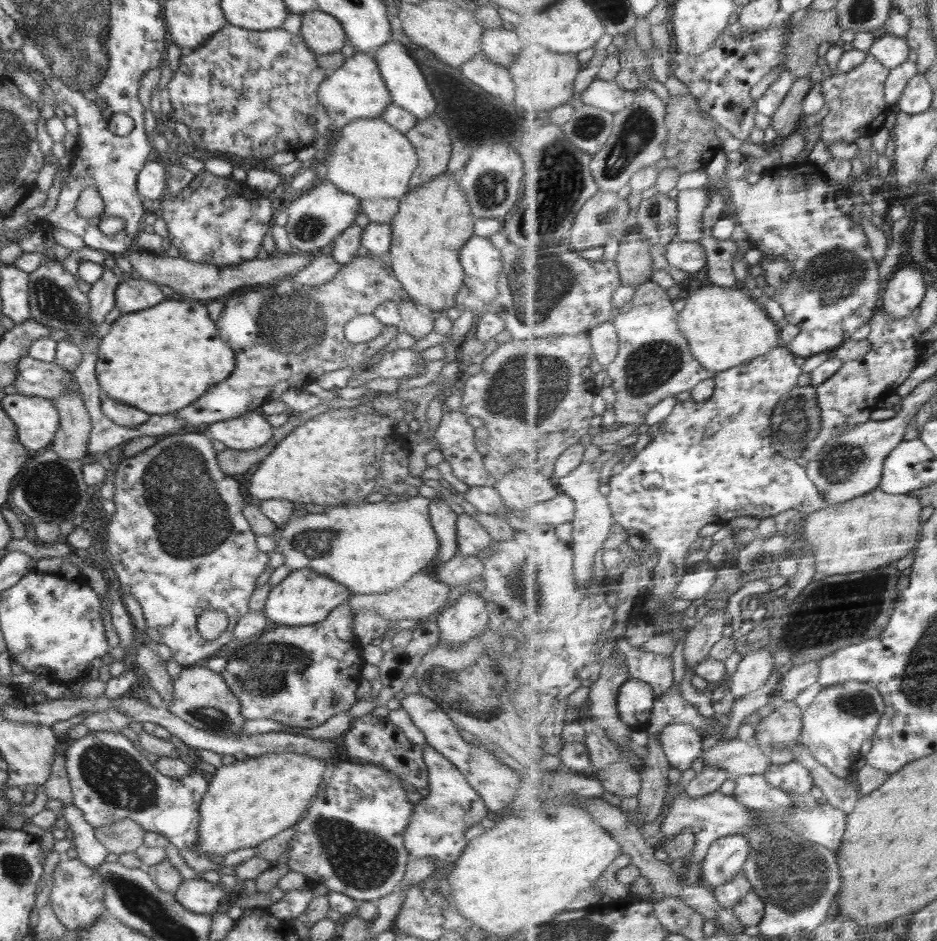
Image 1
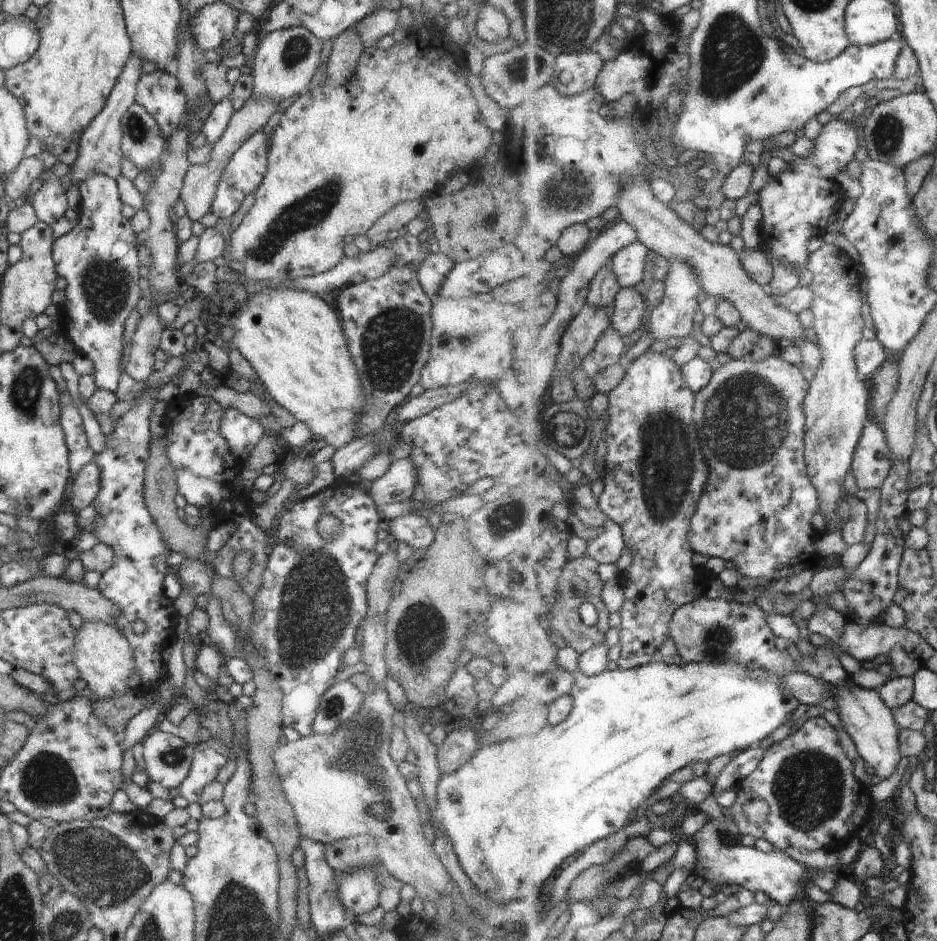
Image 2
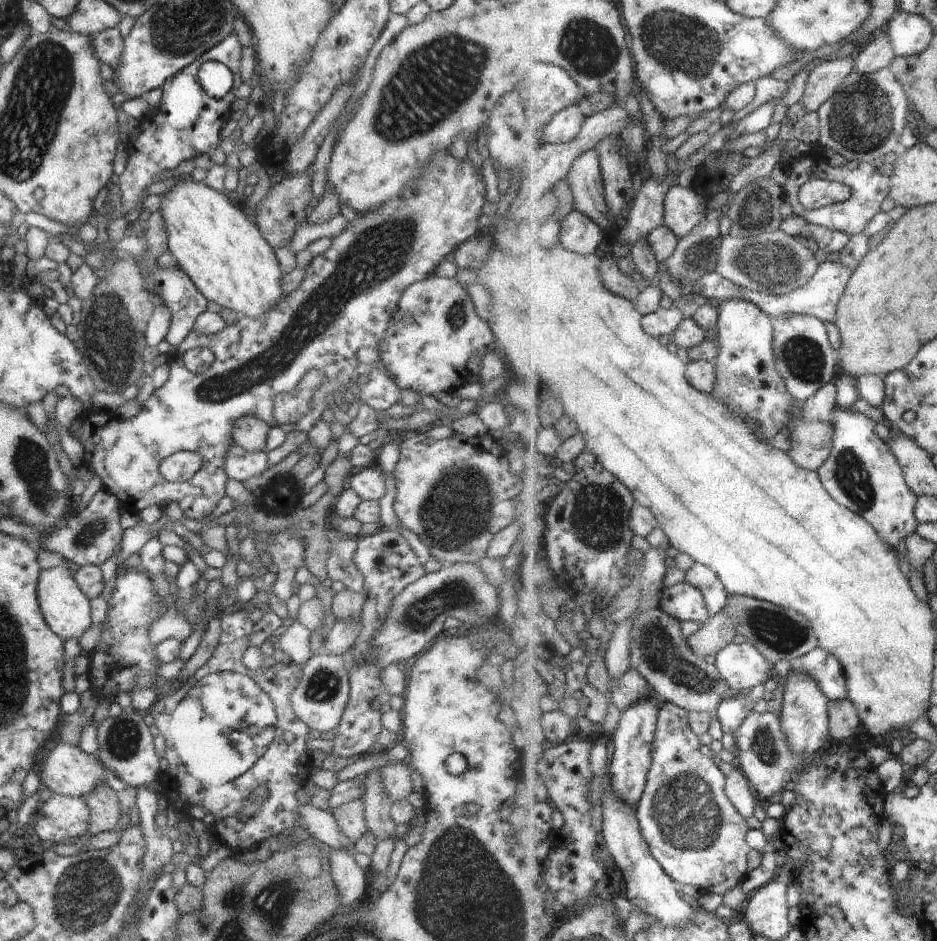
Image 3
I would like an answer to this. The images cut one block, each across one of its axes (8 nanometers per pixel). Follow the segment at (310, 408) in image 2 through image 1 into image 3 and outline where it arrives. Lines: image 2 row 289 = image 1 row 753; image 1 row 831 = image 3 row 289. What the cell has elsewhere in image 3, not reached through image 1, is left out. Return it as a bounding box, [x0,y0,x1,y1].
[158,178,284,318]

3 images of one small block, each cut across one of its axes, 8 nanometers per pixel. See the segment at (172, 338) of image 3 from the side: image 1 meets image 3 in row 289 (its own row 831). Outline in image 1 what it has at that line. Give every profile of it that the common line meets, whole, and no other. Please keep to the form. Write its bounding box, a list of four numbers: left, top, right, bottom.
[65,731,209,851]

